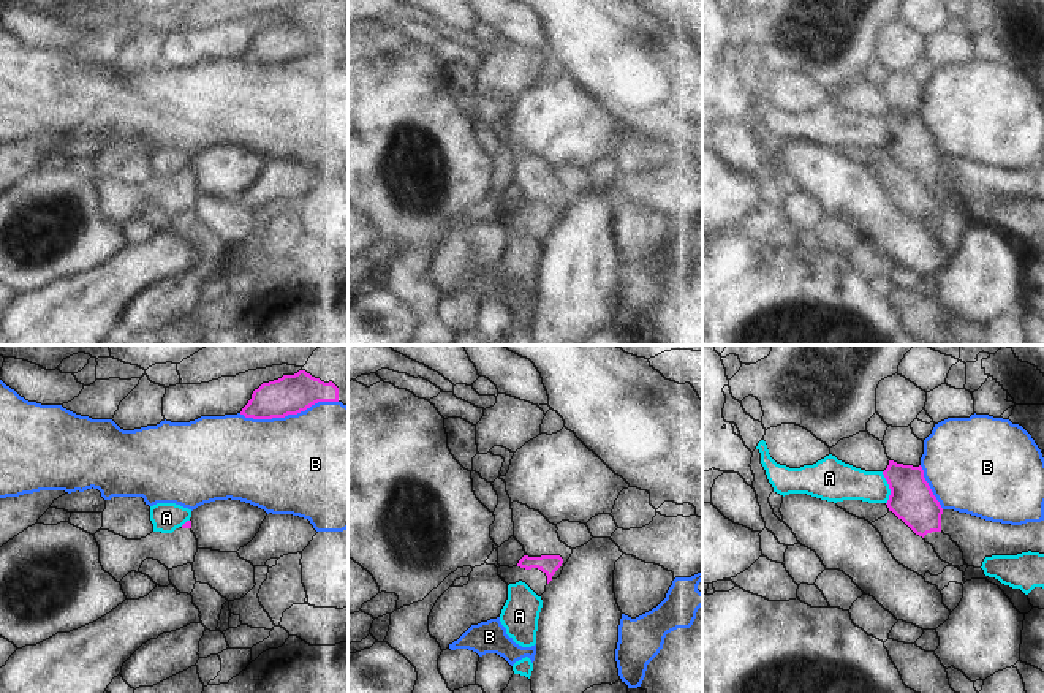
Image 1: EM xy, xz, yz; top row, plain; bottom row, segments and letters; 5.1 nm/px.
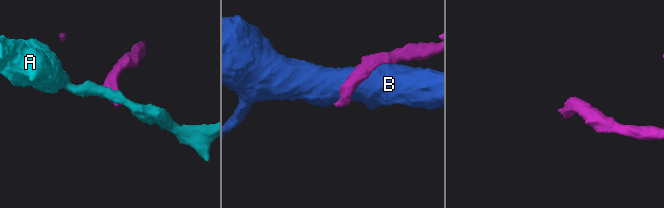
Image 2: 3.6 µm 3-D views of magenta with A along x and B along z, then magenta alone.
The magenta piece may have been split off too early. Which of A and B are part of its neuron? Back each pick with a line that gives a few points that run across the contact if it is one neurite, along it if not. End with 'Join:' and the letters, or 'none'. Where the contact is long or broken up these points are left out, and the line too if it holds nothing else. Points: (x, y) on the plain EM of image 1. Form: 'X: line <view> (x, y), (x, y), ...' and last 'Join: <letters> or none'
Join: none

